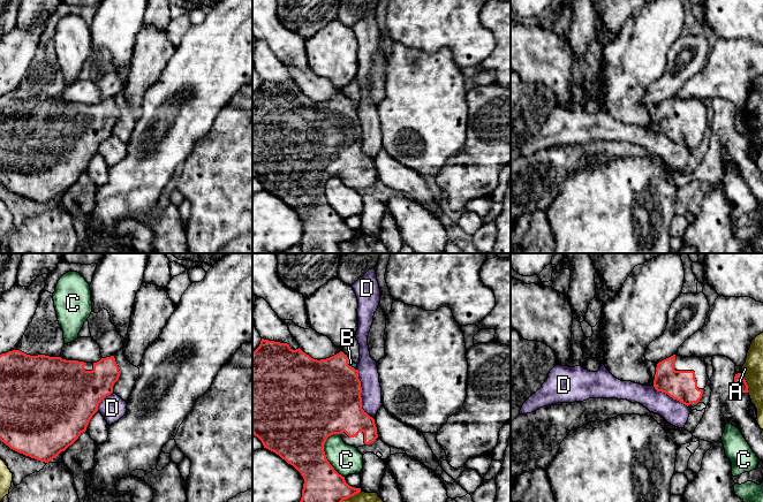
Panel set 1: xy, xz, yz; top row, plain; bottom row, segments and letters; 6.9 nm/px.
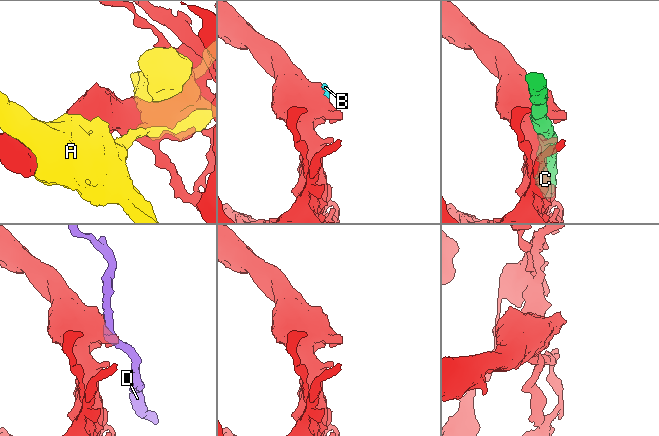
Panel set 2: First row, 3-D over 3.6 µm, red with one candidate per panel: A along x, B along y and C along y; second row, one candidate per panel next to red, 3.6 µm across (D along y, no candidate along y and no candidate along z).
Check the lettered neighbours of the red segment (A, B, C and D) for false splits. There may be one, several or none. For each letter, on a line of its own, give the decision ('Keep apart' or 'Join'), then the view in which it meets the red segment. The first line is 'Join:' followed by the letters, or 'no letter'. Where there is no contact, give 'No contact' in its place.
Join: B
A: Keep apart. Touches red in yz
B: Join. Touches red in xz
C: Keep apart. Touches red in xz
D: Keep apart. Touches red in xz

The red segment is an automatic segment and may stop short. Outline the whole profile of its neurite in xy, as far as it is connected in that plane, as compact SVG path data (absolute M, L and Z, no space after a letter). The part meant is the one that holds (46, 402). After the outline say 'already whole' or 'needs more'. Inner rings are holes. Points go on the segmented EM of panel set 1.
M20 350L0 355L0 441L10 449L48 463L71 446L86 431L90 419L98 411L99 403L113 393L120 376L114 356L93 363L92 371L85 371L86 363L66 360L45 355L30 356Z; already whole

